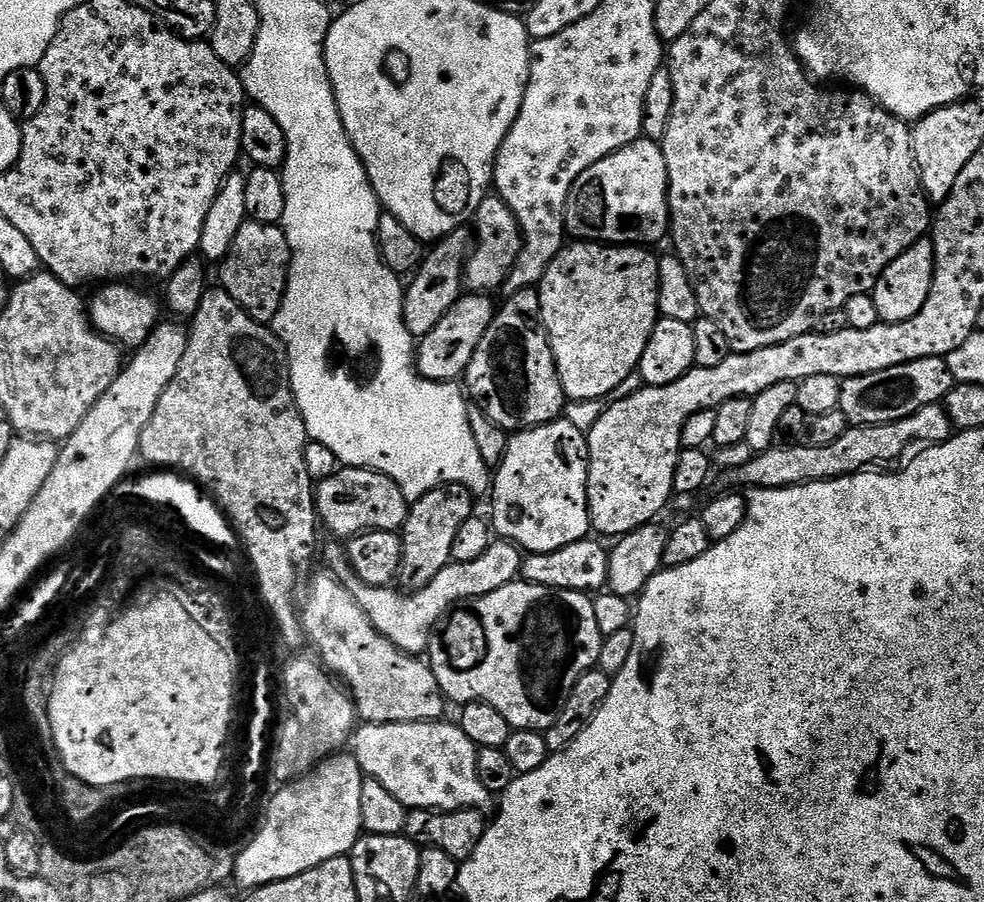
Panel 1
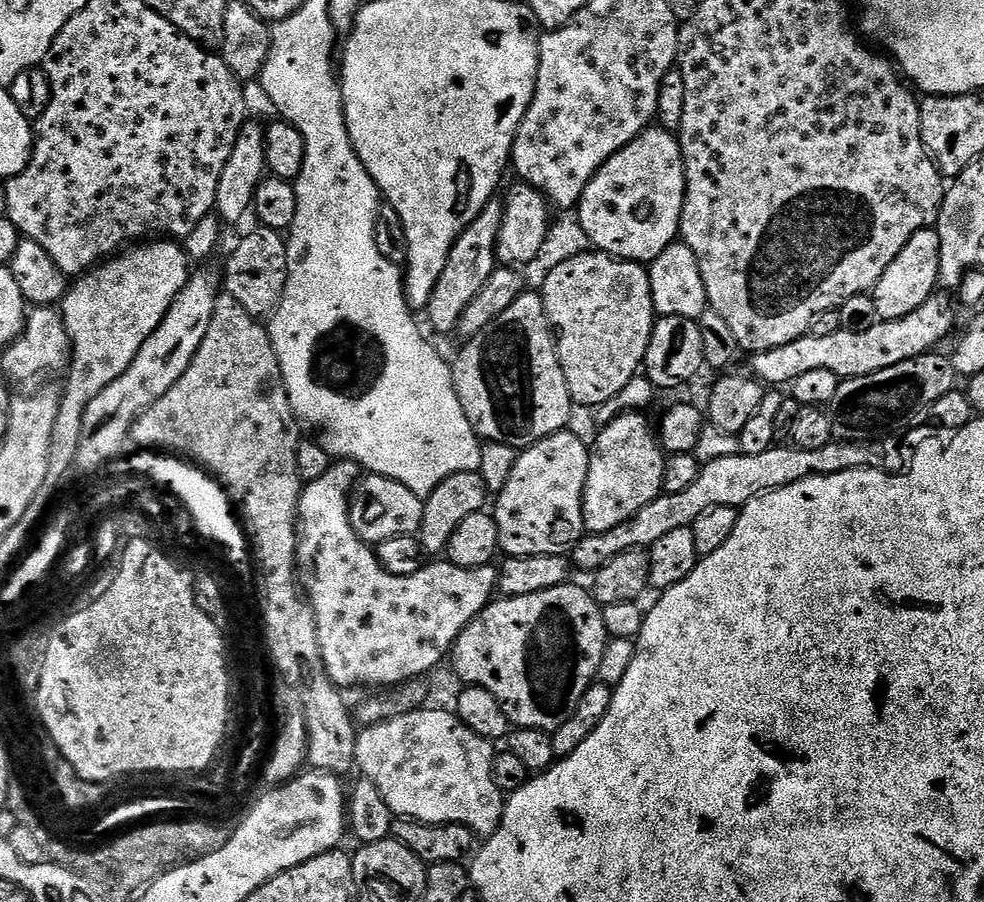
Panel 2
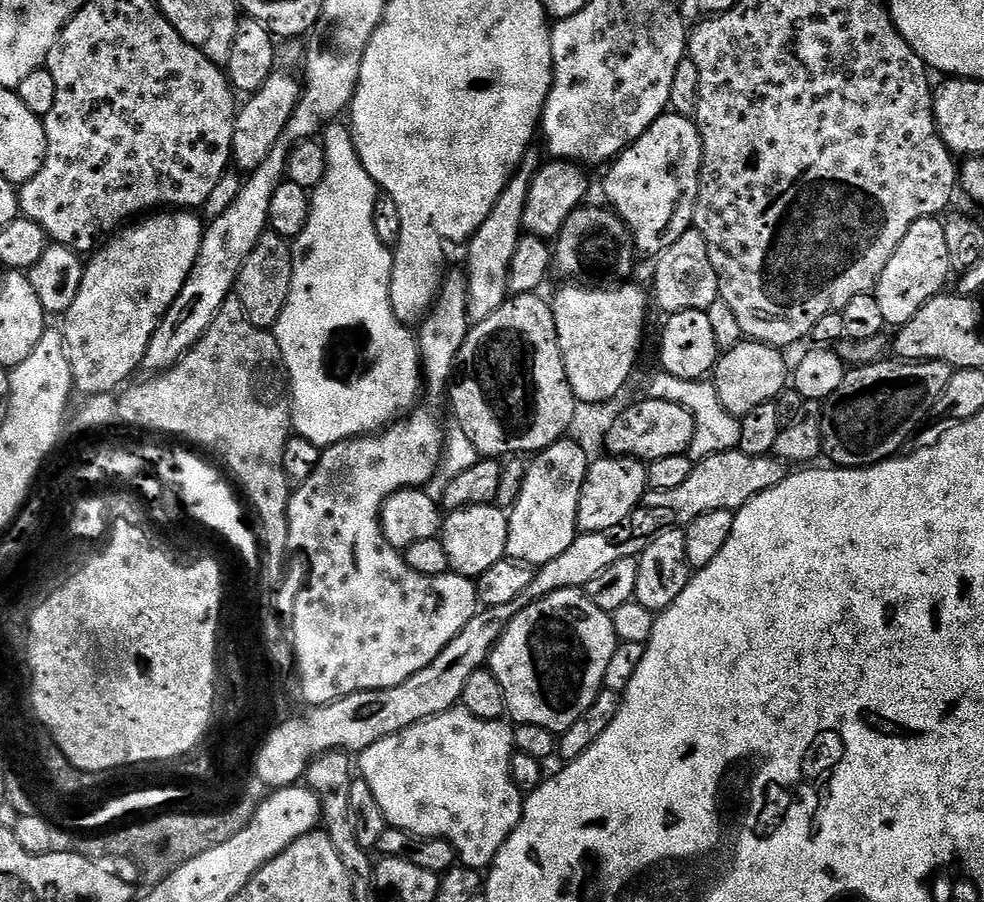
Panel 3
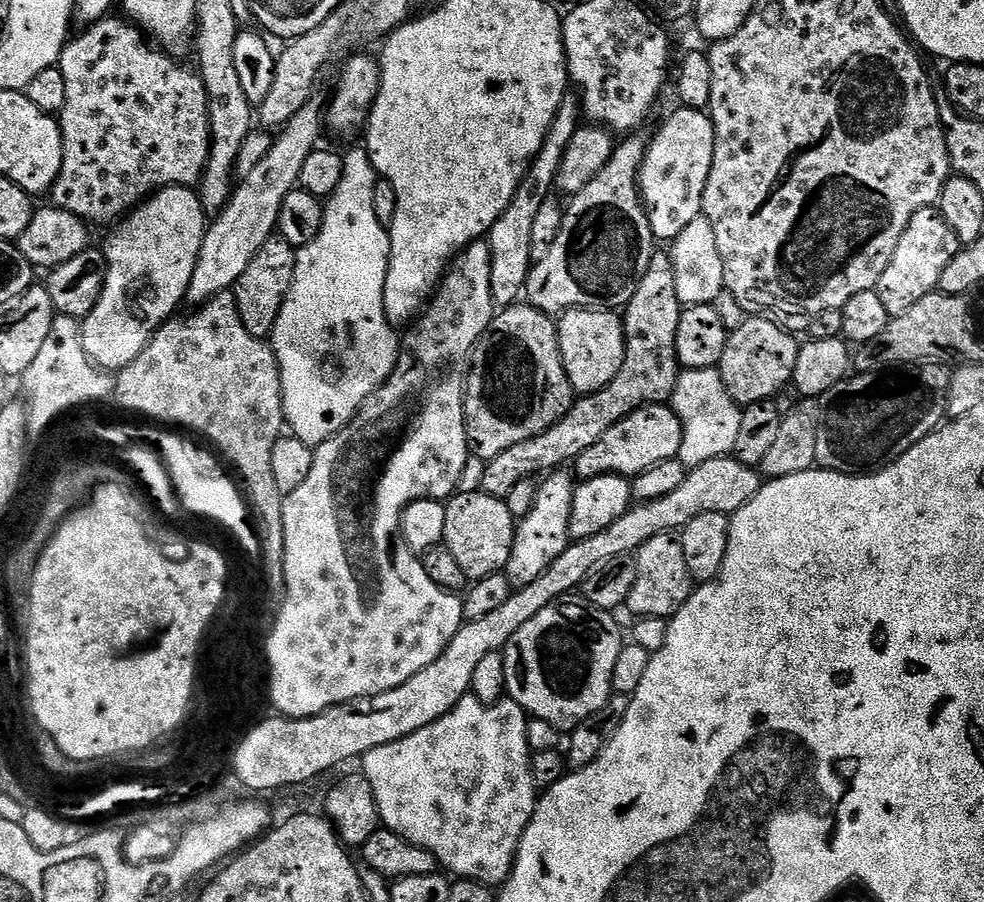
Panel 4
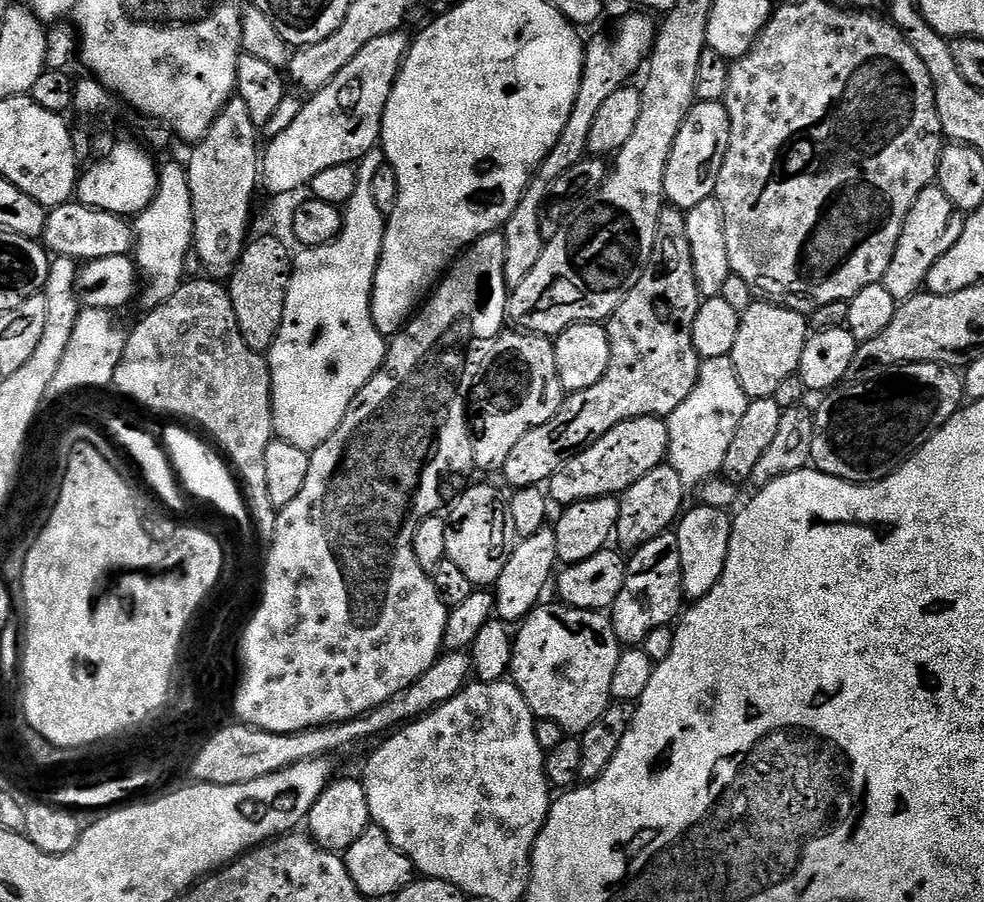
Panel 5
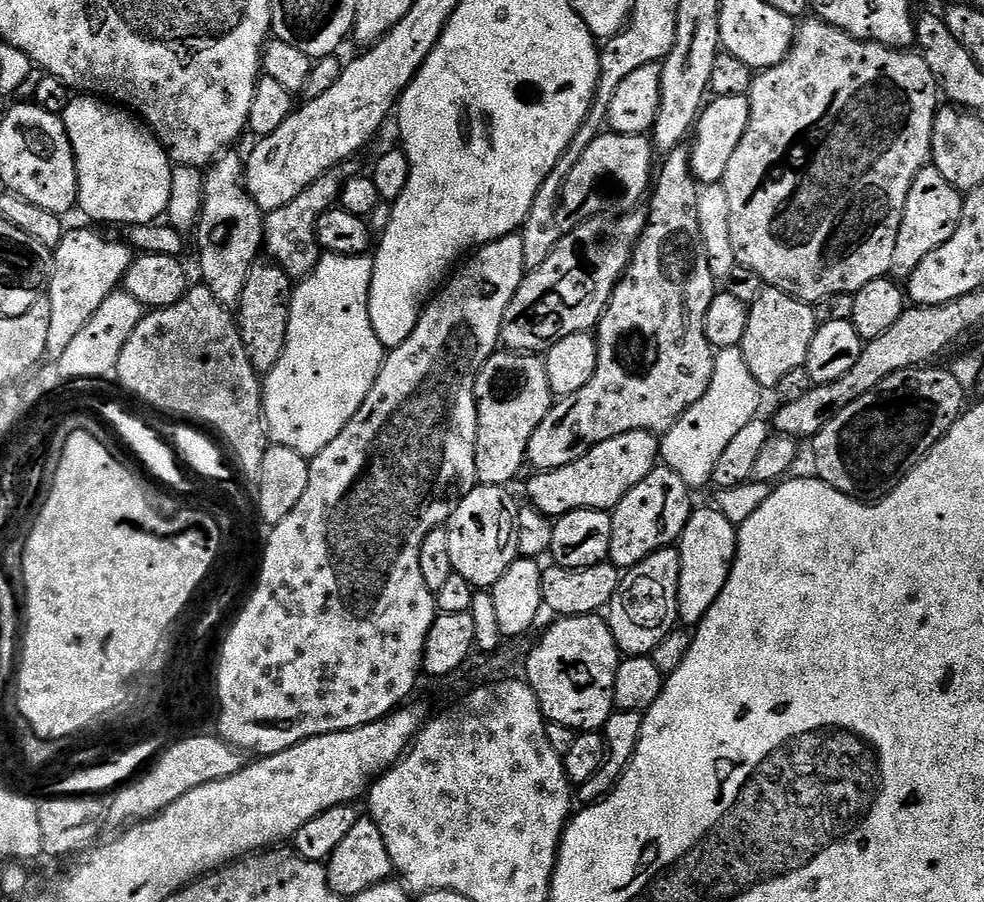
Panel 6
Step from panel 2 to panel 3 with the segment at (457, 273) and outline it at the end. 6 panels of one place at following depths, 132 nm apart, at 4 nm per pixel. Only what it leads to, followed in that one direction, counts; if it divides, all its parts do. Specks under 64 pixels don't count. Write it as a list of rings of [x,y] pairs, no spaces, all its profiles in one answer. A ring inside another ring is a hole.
[[[539,147],[529,148],[522,158],[518,170],[510,178],[506,190],[498,194],[498,202],[494,202],[494,210],[478,226],[476,233],[466,245],[468,257],[462,265],[468,278],[468,319],[472,324],[481,324],[508,301],[508,279],[510,278],[510,262],[513,261],[514,250],[517,249],[524,232],[524,215],[526,214],[526,202],[530,194],[530,182],[534,182],[534,174],[542,167],[542,152]]]

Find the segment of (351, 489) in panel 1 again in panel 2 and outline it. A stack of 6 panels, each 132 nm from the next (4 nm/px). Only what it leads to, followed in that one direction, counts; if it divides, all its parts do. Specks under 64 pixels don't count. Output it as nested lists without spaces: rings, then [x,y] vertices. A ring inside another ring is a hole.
[[[375,474],[365,475],[356,481],[350,493],[348,517],[360,540],[373,546],[386,542],[386,538],[416,536],[422,526],[424,500],[402,482]]]

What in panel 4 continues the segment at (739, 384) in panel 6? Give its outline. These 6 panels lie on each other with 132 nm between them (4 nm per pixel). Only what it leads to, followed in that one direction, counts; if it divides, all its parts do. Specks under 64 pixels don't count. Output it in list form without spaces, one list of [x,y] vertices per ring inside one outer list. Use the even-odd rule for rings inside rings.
[[[689,368],[682,376],[682,392],[683,388],[684,447],[682,449],[682,459],[685,468],[697,468],[702,466],[702,462],[710,462],[710,458],[722,458],[723,456],[733,455],[738,442],[738,430],[742,427],[742,408],[726,390],[719,371],[716,368]]]

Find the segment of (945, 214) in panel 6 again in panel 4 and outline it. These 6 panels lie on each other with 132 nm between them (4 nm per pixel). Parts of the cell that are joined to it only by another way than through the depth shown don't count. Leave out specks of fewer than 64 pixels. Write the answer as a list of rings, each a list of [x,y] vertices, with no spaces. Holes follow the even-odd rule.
[[[935,207],[918,210],[918,214],[910,218],[910,226],[902,230],[902,238],[898,238],[898,250],[894,250],[894,258],[890,258],[886,274],[882,274],[882,278],[876,283],[875,291],[879,292],[889,317],[901,316],[906,310],[910,310],[910,306],[922,302],[922,298],[937,291],[942,270],[950,266],[961,247],[960,239],[940,211]]]

